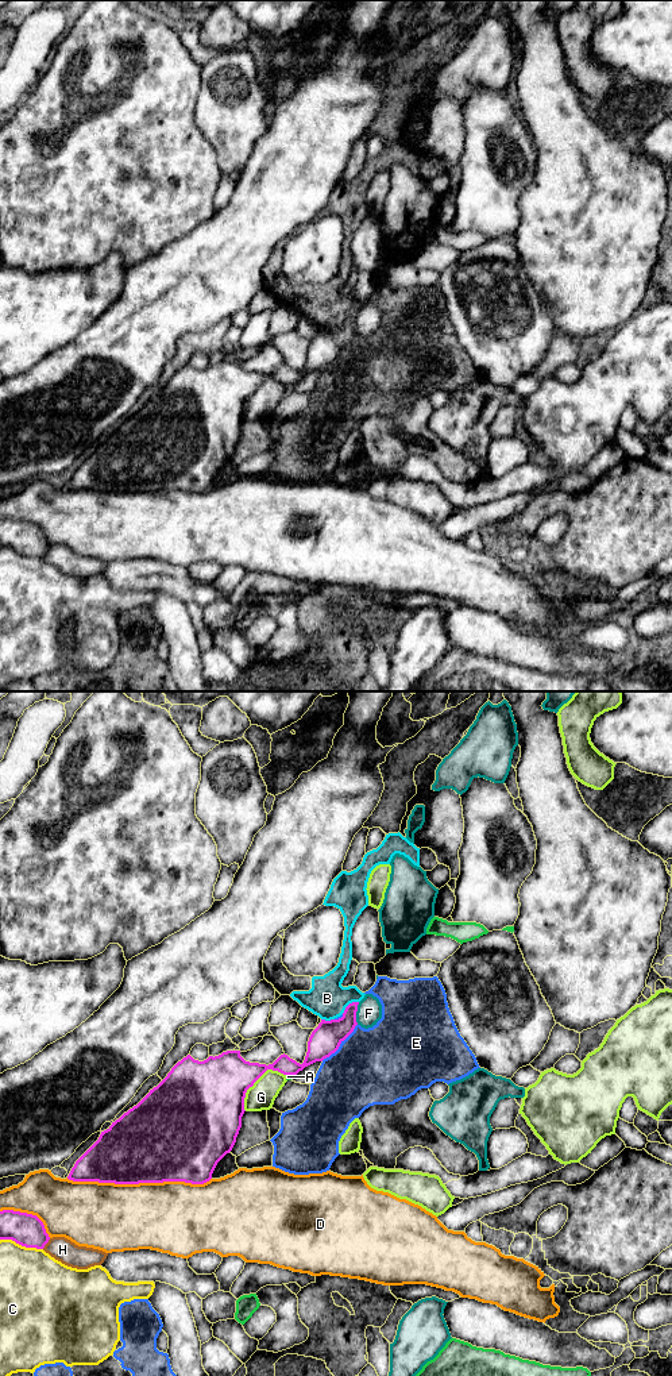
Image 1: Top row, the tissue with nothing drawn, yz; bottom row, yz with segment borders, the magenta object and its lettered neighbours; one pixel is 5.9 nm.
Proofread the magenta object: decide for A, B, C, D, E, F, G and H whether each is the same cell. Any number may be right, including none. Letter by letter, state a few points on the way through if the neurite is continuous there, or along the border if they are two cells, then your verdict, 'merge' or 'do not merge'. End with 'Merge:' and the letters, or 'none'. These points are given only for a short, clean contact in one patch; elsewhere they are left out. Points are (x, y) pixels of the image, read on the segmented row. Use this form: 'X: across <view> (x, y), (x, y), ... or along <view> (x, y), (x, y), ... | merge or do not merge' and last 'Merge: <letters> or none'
A: do not merge
B: along yz (358, 1001), (352, 1001), (342, 1013) | do not merge
C: do not merge
D: do not merge
E: do not merge
F: do not merge
G: do not merge
H: do not merge
Merge: none

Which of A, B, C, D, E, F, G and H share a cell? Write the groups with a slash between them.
A / B E / C / D / F / G / H

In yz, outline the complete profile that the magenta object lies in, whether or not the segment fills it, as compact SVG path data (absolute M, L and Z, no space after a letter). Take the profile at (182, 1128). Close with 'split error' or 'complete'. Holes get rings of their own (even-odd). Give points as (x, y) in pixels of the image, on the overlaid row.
M359 1002L349 1003L339 1020L321 1020L309 1037L302 1064L285 1053L269 1065L246 1061L240 1051L227 1051L204 1061L188 1055L136 1106L101 1132L99 1140L76 1161L67 1179L115 1184L209 1182L217 1163L236 1142L246 1111L247 1090L267 1069L294 1076L305 1067L335 1053L358 1025L358 1005Z; complete

